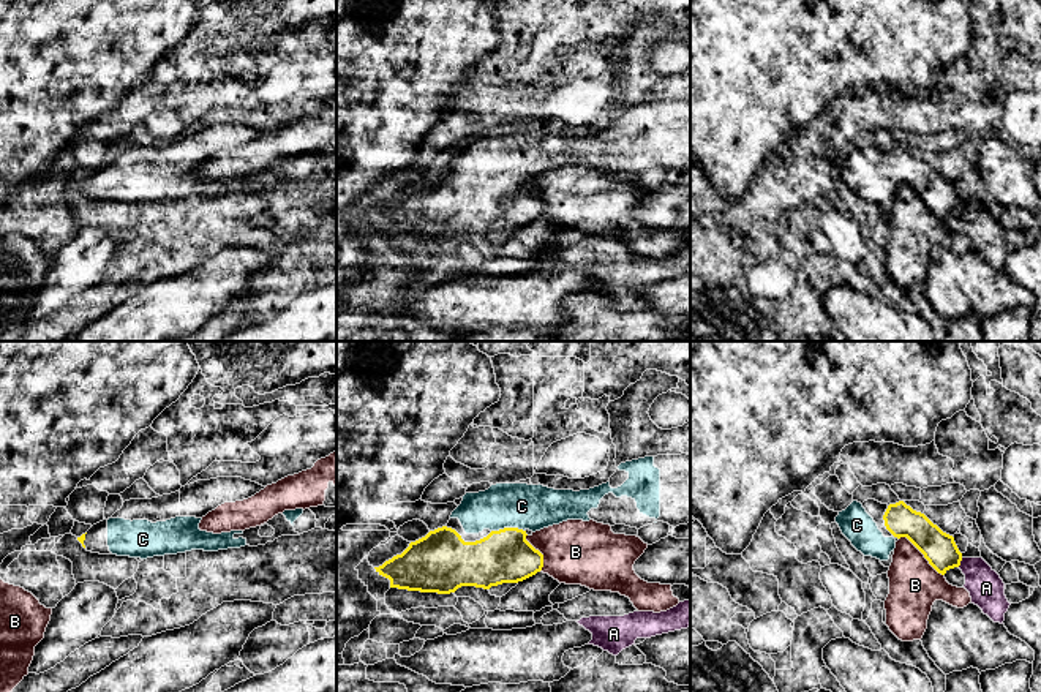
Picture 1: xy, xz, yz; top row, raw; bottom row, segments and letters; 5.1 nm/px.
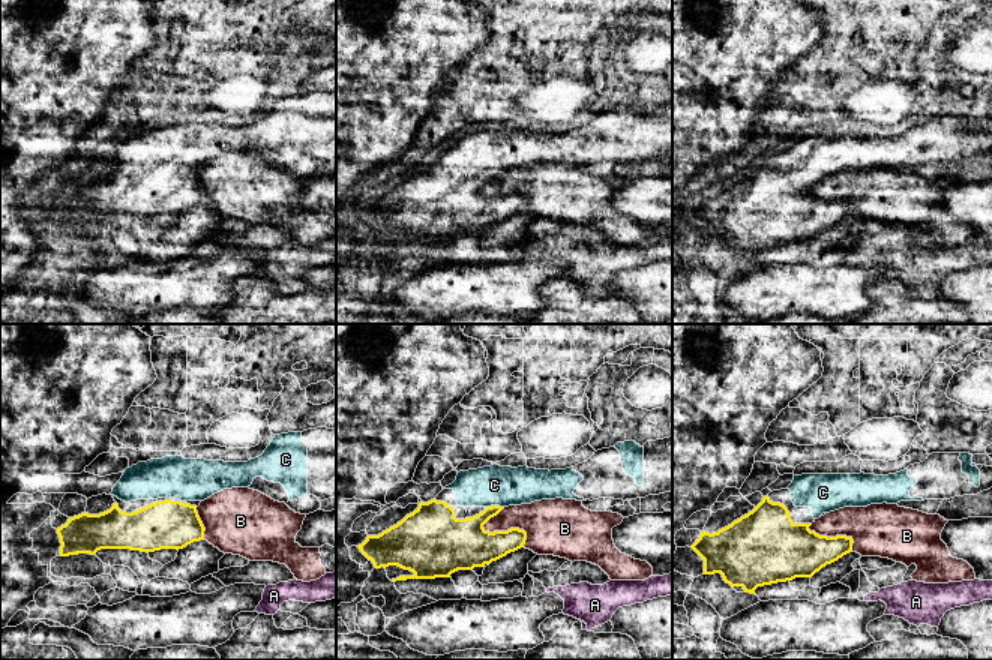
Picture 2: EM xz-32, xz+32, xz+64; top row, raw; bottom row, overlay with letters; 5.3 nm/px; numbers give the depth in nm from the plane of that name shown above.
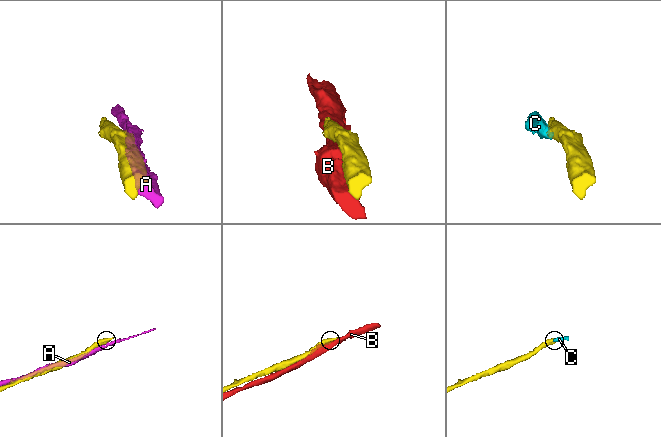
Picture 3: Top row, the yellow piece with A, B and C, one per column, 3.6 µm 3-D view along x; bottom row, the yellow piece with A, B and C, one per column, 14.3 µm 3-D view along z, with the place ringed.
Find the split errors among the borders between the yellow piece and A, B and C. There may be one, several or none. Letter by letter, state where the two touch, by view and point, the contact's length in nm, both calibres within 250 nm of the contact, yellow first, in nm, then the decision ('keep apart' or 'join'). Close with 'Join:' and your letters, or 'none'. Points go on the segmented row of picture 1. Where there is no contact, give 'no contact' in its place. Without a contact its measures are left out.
A: yz (959, 563) | 50 nm | 170/180 nm | keep apart
B: yz (923, 553) | 300 nm | 170/260 nm | keep apart
C: xz (507, 528) | 170 nm | 280/220 nm | join
Join: C

